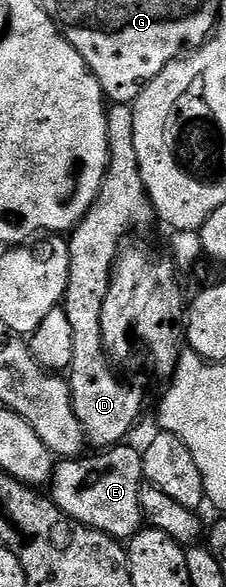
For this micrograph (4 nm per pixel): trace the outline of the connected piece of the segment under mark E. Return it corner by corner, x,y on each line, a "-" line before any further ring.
119,444
95,454
98,455
57,461
48,484
49,497
62,514
68,515
74,522
83,523
91,530
104,531
112,538
129,540
143,525
142,453
138,448
130,447
130,444

